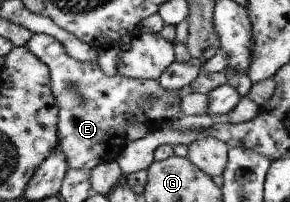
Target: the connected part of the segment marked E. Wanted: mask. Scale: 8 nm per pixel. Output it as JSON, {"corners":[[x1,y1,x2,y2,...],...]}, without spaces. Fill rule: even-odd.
{"corners":[[34,33,25,46,39,61,42,61,48,67,50,75,50,87,58,109,58,140,57,149,64,153,66,161,68,161,69,169,86,169,86,171,94,170,98,165,105,162,112,162,122,153,122,149,126,146,126,123,138,121,148,126,149,131,156,129,166,129,172,127,174,131,188,131,188,129,198,129,204,131,206,127,216,127,220,123,243,123,254,119,261,110,260,105,256,105,254,101,250,101,247,97,243,97,236,105,236,108,226,115,200,115,186,116,182,113,179,103,176,103,176,95,178,91,164,91,164,87,160,85,159,80,156,81,140,81,122,77,122,75,112,75,112,77,104,74,102,69,98,67,97,61,92,63,80,63,76,59,66,53,64,47,50,35]]}

